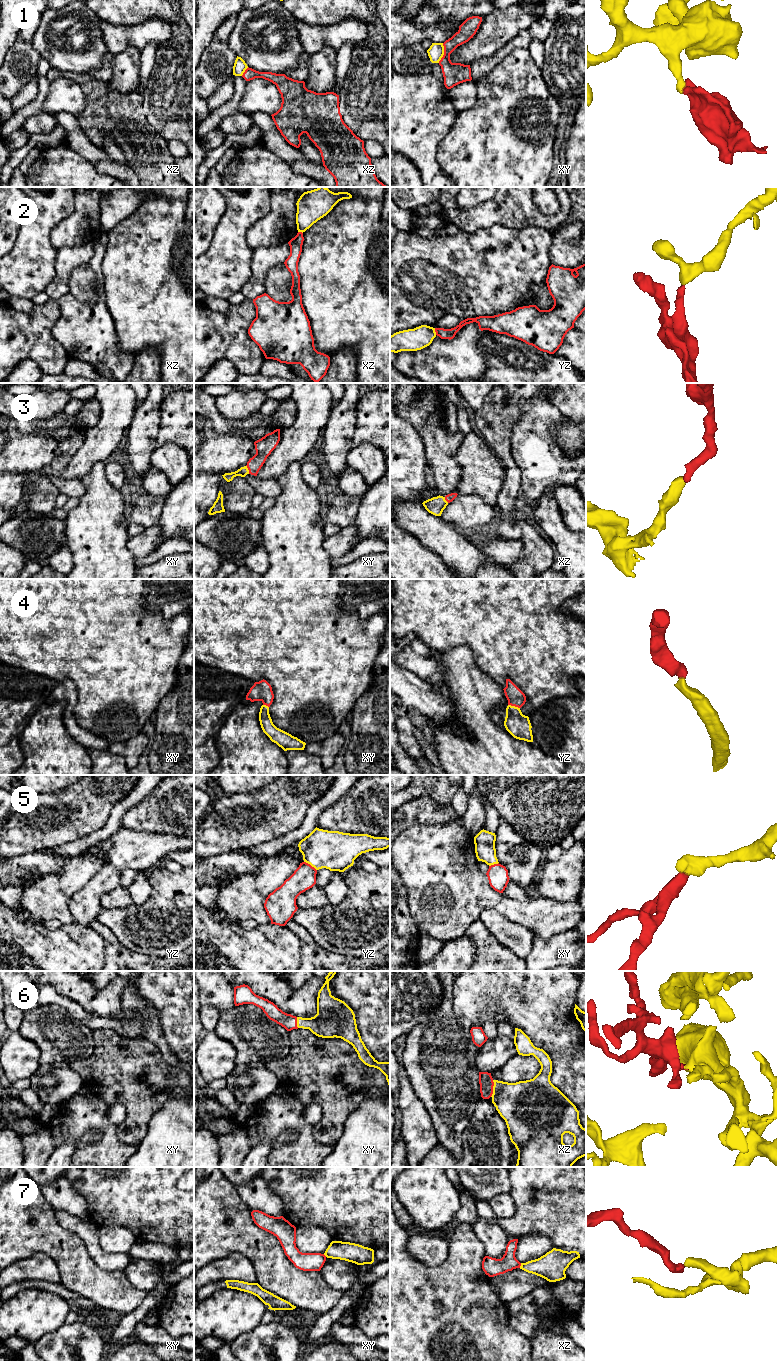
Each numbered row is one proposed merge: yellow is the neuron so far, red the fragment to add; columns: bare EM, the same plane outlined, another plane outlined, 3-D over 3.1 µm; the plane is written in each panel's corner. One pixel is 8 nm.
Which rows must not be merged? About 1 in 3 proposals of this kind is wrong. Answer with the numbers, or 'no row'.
1, 2, 7

